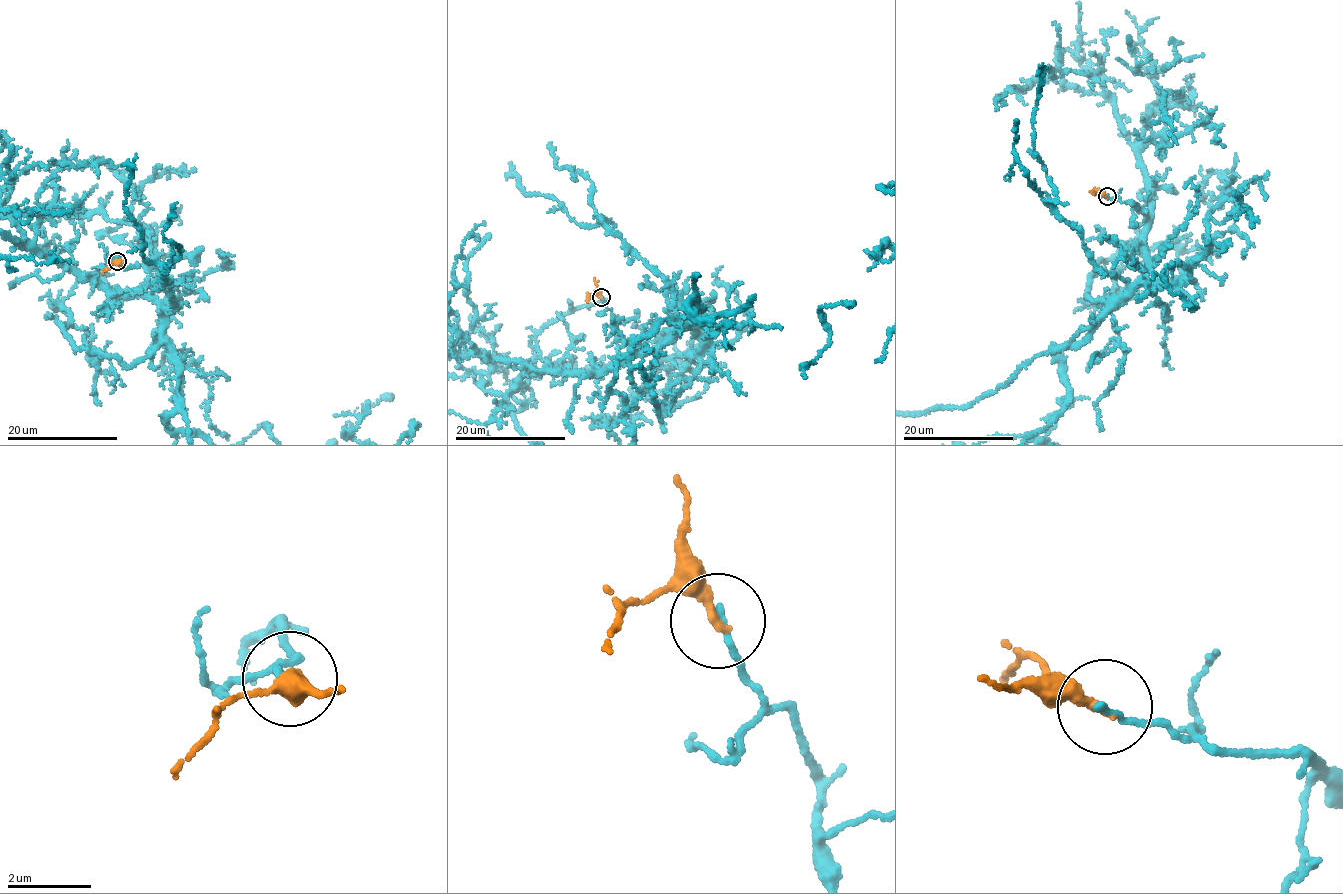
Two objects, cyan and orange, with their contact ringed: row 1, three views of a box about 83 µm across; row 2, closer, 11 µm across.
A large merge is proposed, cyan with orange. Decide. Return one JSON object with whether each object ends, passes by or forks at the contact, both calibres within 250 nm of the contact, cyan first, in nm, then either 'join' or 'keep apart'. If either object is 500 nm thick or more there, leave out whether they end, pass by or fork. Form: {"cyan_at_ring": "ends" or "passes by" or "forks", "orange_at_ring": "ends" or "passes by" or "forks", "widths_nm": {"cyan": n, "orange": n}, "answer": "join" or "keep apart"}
{"cyan_at_ring": "ends", "orange_at_ring": "ends", "widths_nm": {"cyan": 150, "orange": 280}, "answer": "keep apart"}

